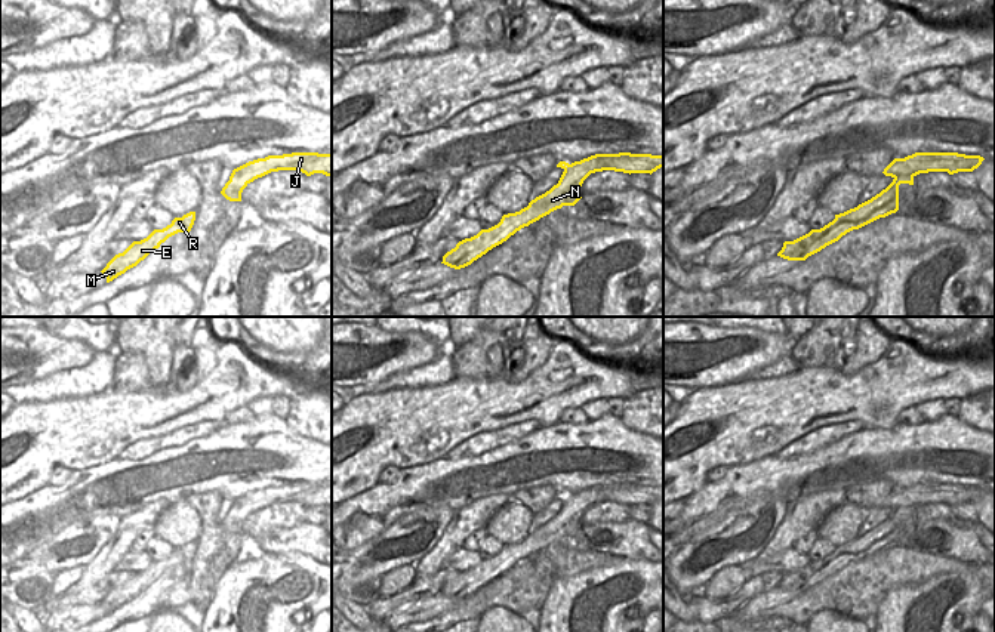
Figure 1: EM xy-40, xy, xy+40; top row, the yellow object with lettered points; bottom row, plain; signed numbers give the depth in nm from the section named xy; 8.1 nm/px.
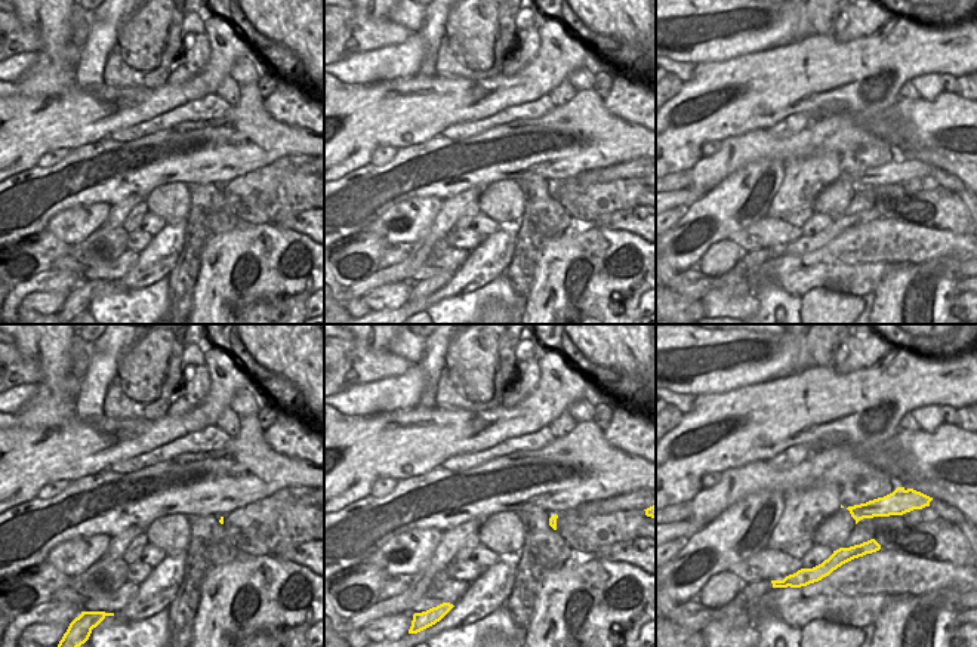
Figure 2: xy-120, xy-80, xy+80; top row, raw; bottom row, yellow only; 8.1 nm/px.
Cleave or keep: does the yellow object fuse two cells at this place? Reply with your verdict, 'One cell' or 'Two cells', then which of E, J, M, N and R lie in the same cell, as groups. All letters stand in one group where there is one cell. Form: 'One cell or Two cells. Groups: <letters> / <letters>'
Two cells. Groups: E M N R / J.

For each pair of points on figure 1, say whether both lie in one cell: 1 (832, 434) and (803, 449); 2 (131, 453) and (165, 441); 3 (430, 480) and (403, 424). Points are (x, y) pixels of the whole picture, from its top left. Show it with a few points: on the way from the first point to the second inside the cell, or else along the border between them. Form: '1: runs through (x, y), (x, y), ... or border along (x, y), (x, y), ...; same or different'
1: runs through (825, 435), (810, 443); same
2: runs through (139, 450), (156, 444); same
3: border along (444, 456), (400, 469); different

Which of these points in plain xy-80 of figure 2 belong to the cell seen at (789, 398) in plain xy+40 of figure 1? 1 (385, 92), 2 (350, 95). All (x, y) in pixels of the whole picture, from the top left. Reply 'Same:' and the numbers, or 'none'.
Same: 1, 2

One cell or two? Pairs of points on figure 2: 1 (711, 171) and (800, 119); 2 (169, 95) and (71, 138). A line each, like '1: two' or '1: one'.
1: two
2: one

